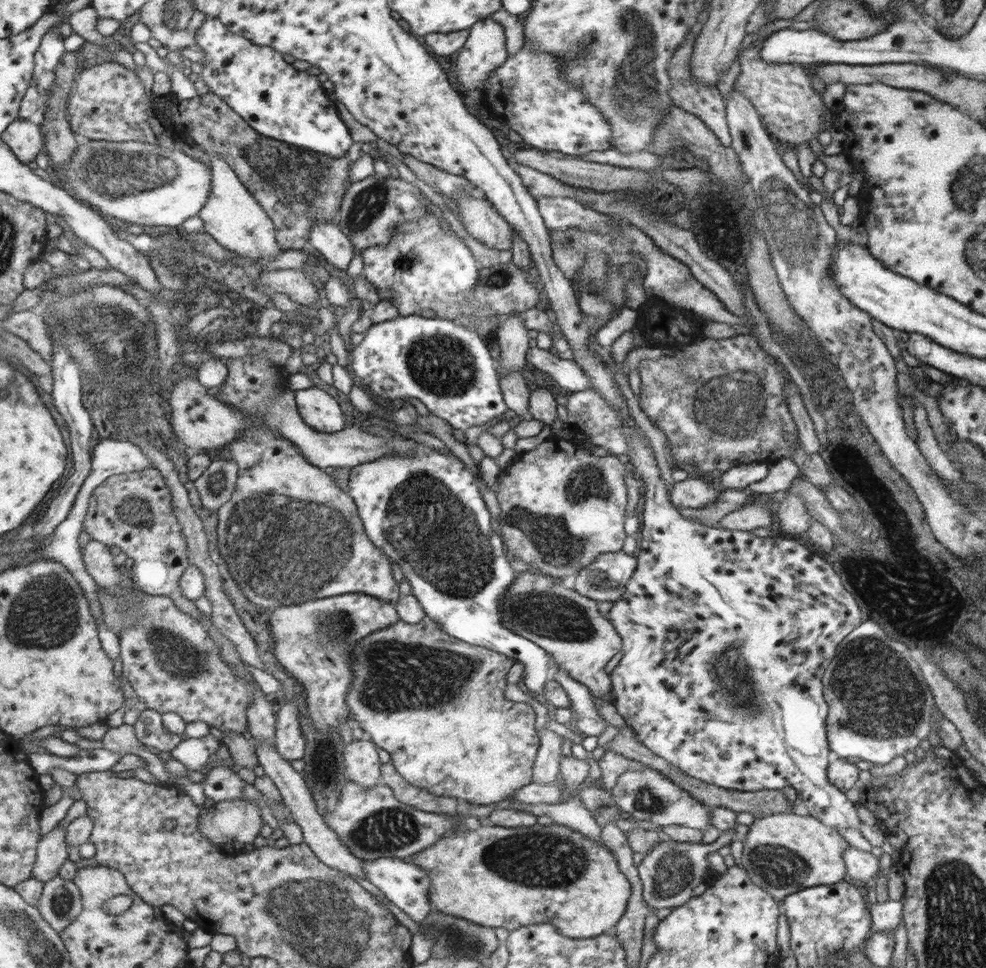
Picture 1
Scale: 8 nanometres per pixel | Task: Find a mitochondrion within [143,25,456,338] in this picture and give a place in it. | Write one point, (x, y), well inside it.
(300, 186)

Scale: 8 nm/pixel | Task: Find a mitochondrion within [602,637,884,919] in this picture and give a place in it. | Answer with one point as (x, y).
(731, 666)

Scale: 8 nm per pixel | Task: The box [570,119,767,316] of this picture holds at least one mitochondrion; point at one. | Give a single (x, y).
(595, 288)

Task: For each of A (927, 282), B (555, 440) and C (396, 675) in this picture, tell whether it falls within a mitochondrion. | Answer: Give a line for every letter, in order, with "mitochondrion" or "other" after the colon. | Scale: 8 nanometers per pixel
A: other
B: other
C: mitochondrion

